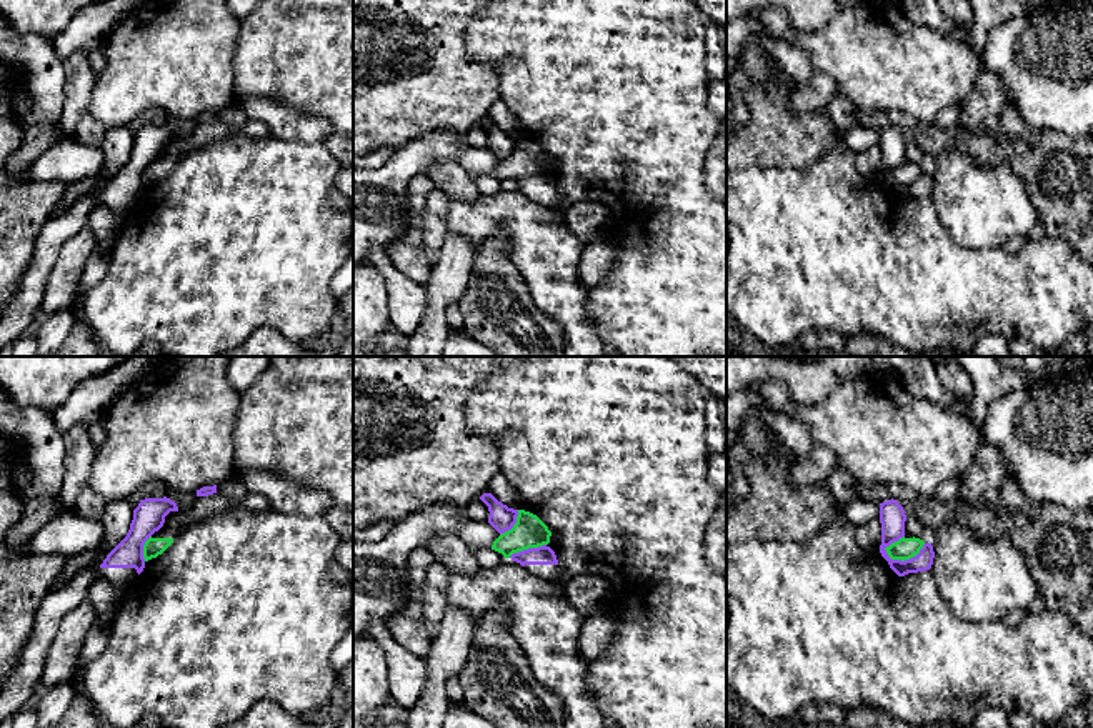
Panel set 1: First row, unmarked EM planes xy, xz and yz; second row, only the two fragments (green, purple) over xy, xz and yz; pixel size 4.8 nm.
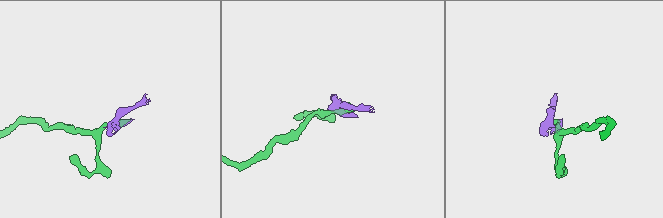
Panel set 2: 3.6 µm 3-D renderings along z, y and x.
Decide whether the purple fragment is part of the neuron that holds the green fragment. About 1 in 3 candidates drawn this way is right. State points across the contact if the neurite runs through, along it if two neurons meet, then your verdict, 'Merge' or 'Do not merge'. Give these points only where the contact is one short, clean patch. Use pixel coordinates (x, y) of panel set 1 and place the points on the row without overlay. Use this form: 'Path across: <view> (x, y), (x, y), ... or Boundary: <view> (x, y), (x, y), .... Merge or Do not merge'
Boundary: yz (925, 170), (915, 182), (903, 187), (893, 187), (883, 175). Do not merge

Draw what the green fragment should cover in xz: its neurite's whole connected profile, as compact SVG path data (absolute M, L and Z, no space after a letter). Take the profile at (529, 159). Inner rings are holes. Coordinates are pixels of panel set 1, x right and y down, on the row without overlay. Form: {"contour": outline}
{"contour": "M518 137L517 150L493 168L492 177L510 185L513 180L548 172L550 163L551 158L537 142Z"}

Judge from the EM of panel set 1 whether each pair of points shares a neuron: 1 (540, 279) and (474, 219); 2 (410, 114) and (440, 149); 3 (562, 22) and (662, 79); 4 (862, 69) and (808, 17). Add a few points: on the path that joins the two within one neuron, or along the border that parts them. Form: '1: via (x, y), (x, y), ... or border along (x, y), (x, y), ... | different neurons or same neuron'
1: via (532, 252), (532, 232), (514, 214), (500, 214) | same neuron
2: border along (454, 134), (430, 132), (404, 144), (397, 150) | different neurons
3: via (587, 45), (615, 72), (637, 72) | same neuron
4: border along (787, 17), (807, 34), (832, 17) | different neurons

